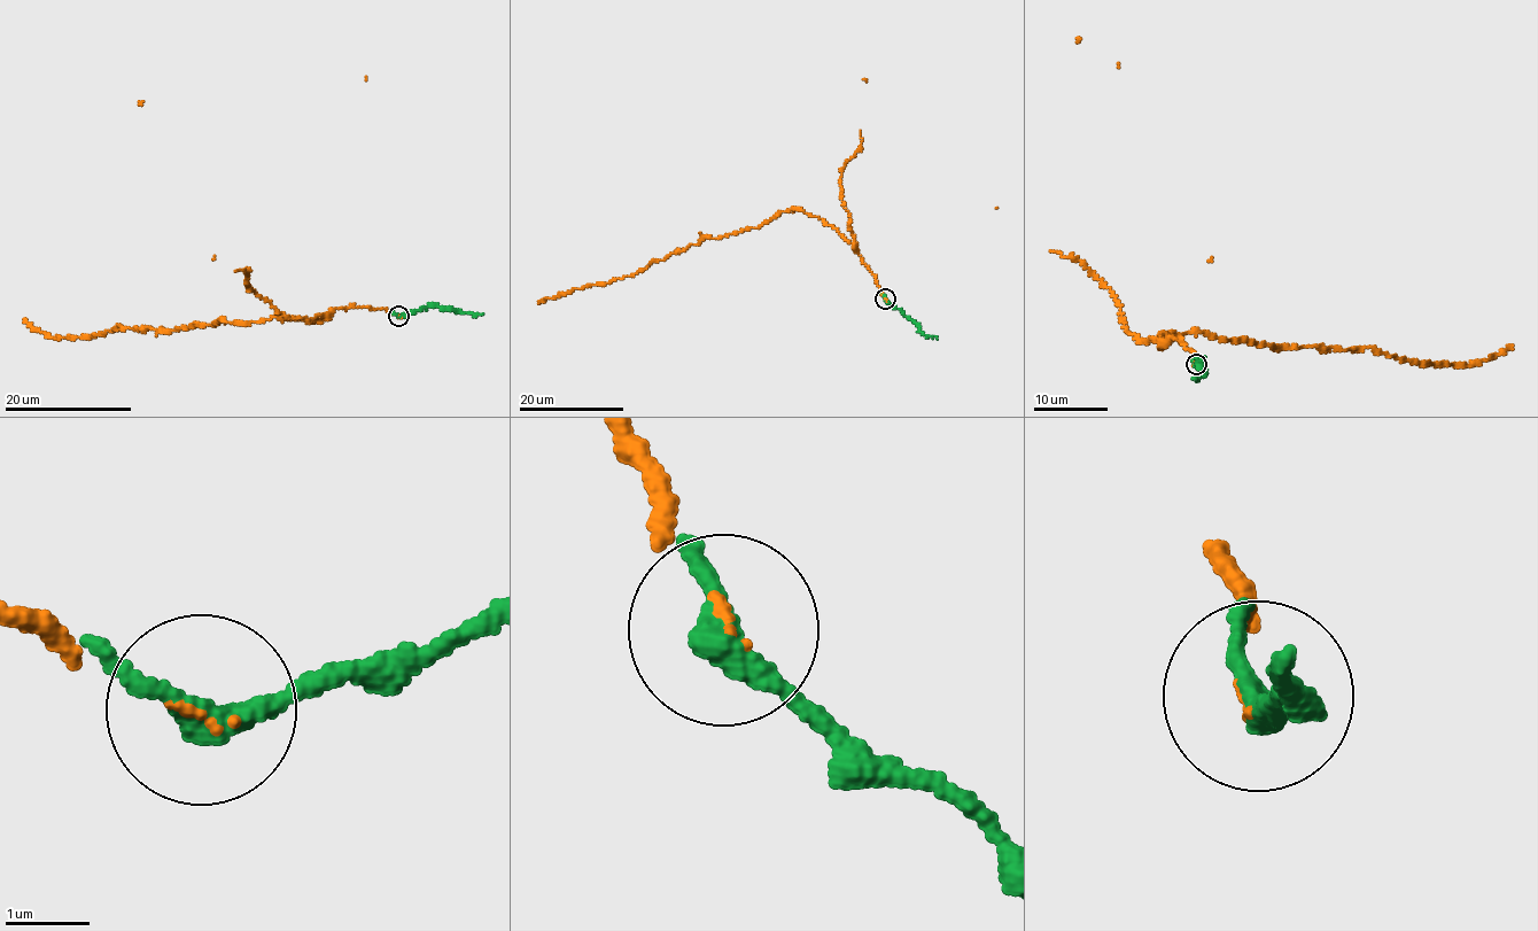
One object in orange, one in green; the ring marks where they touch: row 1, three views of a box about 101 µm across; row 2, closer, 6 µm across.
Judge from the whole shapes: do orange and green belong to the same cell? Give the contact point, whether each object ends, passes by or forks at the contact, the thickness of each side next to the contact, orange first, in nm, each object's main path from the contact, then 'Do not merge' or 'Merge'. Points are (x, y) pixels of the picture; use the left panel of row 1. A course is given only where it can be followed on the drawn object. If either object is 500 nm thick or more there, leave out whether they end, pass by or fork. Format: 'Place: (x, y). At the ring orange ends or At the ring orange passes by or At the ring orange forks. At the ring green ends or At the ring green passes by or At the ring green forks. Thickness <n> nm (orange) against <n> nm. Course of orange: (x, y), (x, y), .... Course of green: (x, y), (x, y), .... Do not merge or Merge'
Place: (398, 316). At the ring orange ends. At the ring green passes by. Thickness 80 nm (orange) against 320 nm. Course of orange: (398, 317), (365, 305), (320, 320), (220, 319), (162, 331), (115, 326), (55, 339), (24, 319). Course of green: (398, 317), (432, 305), (483, 313). Merge

